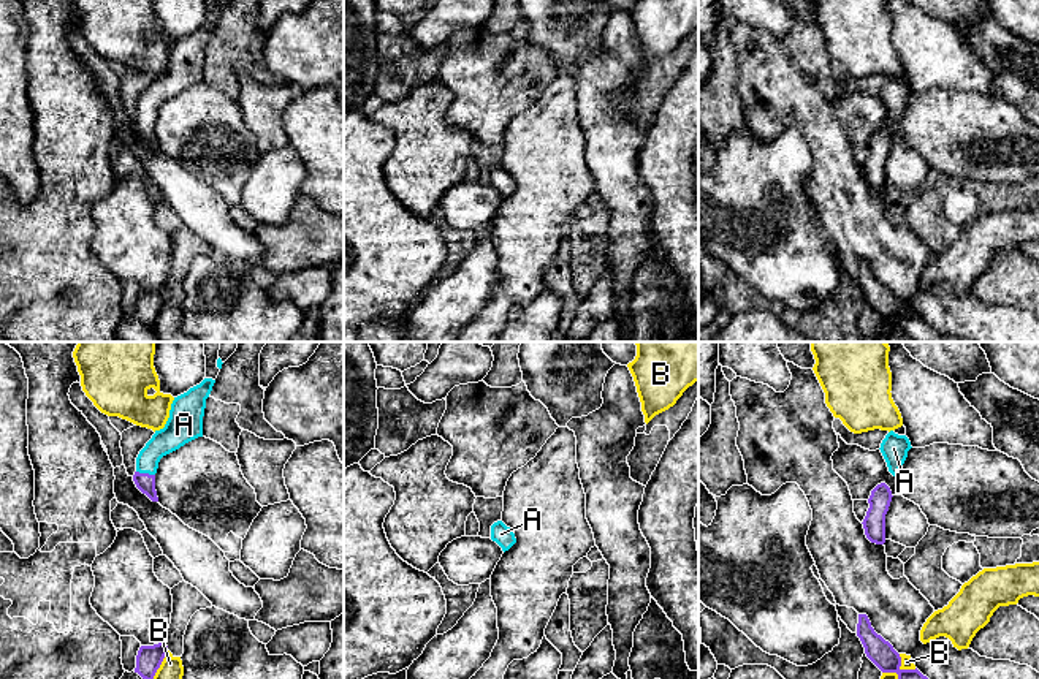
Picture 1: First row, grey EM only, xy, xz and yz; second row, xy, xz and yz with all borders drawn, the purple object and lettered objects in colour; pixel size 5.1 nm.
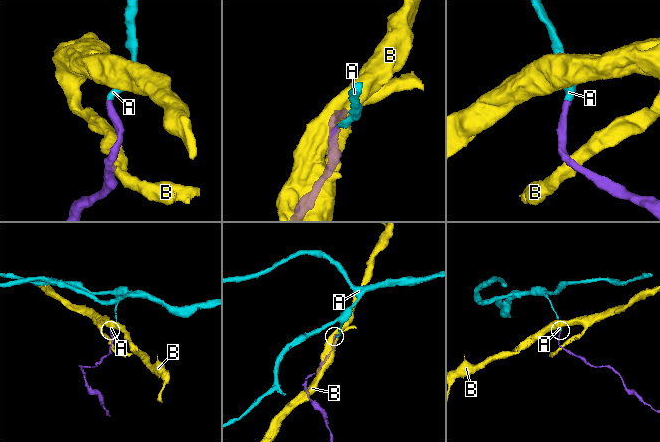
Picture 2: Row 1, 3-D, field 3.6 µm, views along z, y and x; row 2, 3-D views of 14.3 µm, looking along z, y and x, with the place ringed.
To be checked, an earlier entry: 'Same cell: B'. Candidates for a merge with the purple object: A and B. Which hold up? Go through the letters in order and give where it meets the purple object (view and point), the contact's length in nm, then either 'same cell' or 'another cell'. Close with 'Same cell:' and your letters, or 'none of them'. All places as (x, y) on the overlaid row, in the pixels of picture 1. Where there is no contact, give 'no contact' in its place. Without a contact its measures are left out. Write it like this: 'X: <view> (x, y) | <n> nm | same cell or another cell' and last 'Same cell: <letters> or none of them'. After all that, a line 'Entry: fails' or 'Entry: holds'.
A: xy (146, 474) | 100 nm | same cell
B: yz (901, 670) | 120 nm | another cell
Same cell: A
Entry: fails

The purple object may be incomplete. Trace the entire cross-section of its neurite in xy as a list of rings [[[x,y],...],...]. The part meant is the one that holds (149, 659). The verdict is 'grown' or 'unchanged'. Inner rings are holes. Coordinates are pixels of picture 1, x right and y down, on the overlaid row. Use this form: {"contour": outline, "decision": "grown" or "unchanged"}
{"contour": [[[165,639],[154,646],[141,646],[136,655],[135,673],[138,673],[143,679],[154,679],[166,652],[168,646]]], "decision": "unchanged"}

